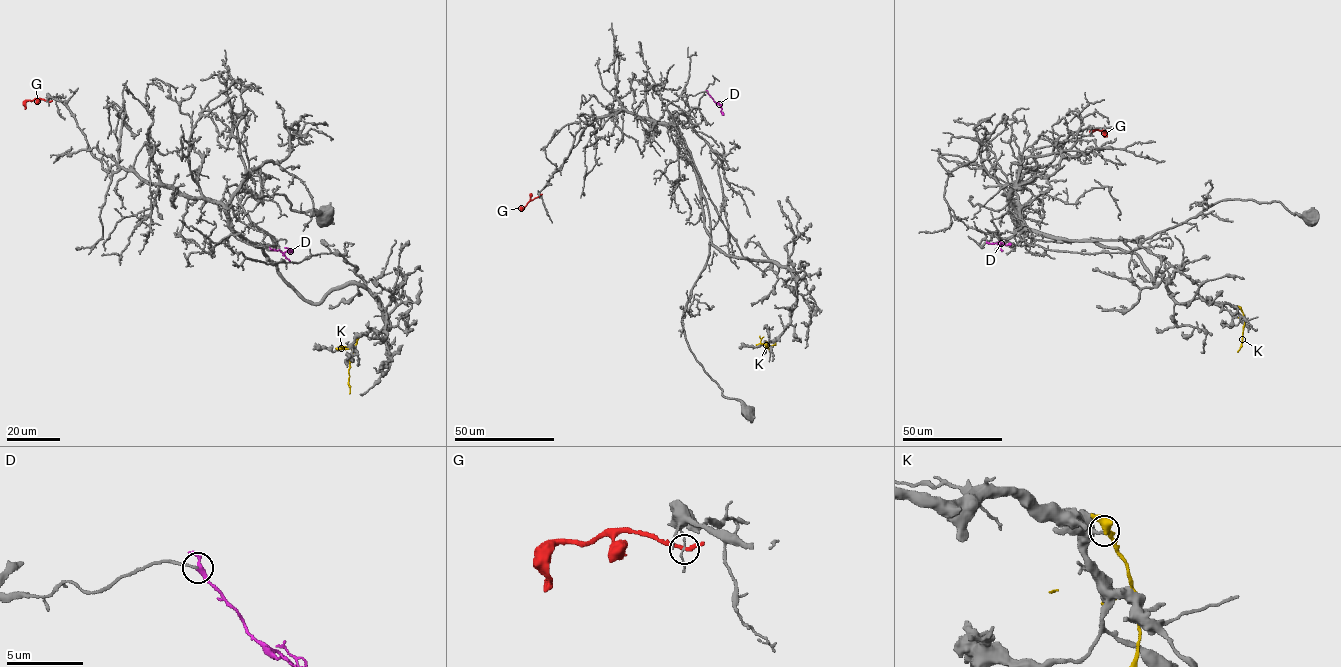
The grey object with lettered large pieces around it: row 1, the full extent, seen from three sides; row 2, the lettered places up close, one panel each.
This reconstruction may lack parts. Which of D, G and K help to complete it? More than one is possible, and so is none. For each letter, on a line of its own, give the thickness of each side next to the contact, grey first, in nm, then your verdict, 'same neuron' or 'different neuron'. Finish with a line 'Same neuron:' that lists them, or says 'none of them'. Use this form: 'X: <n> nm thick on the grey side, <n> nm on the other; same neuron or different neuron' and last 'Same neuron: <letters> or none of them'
D: 150 nm thick on the grey side, 280 nm on the other; same neuron
G: 90 nm thick on the grey side, 240 nm on the other; different neuron
K: 240 nm thick on the grey side, 460 nm on the other; different neuron
Same neuron: D

